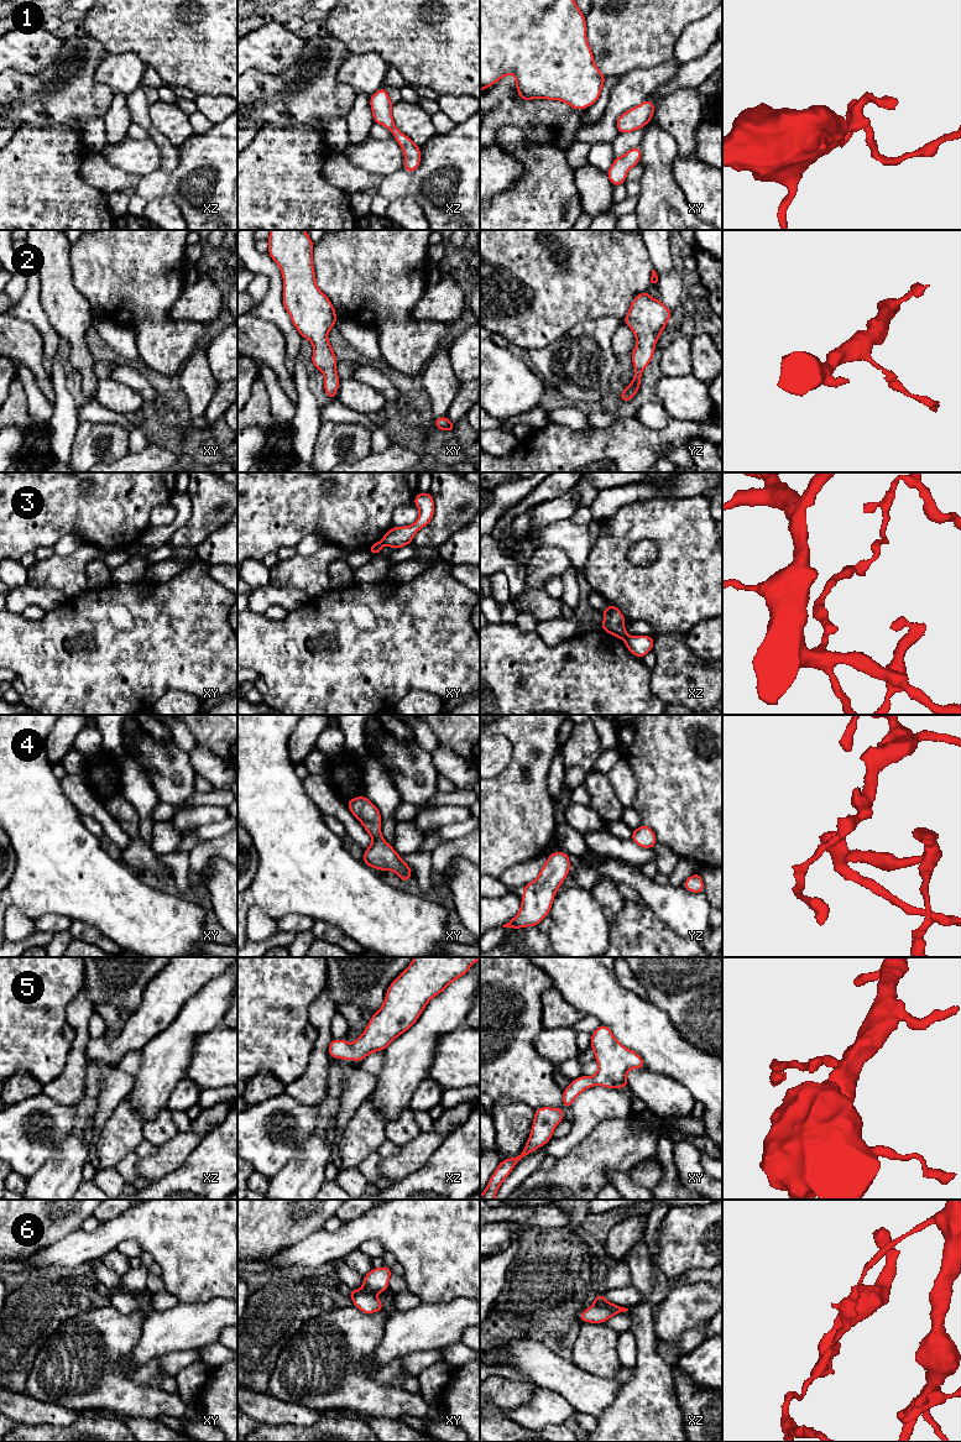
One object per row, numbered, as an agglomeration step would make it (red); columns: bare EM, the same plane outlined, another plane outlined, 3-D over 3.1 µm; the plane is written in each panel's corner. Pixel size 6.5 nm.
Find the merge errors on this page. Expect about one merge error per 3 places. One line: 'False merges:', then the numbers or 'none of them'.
False merges: 3, 6

